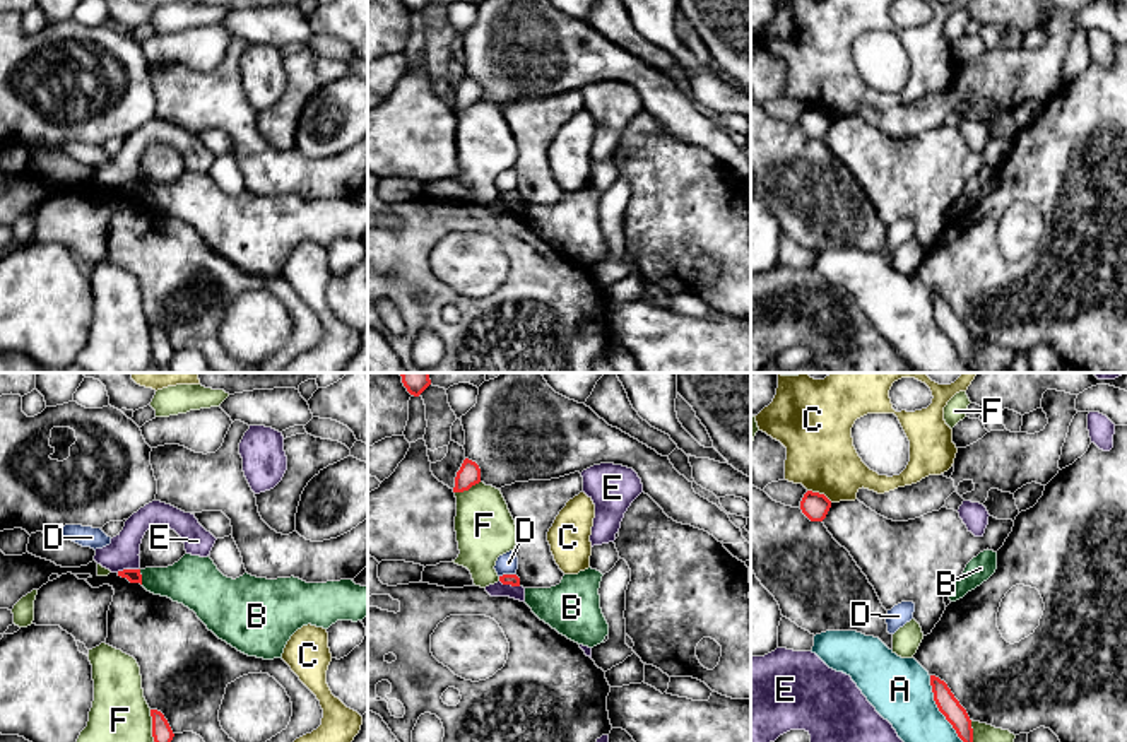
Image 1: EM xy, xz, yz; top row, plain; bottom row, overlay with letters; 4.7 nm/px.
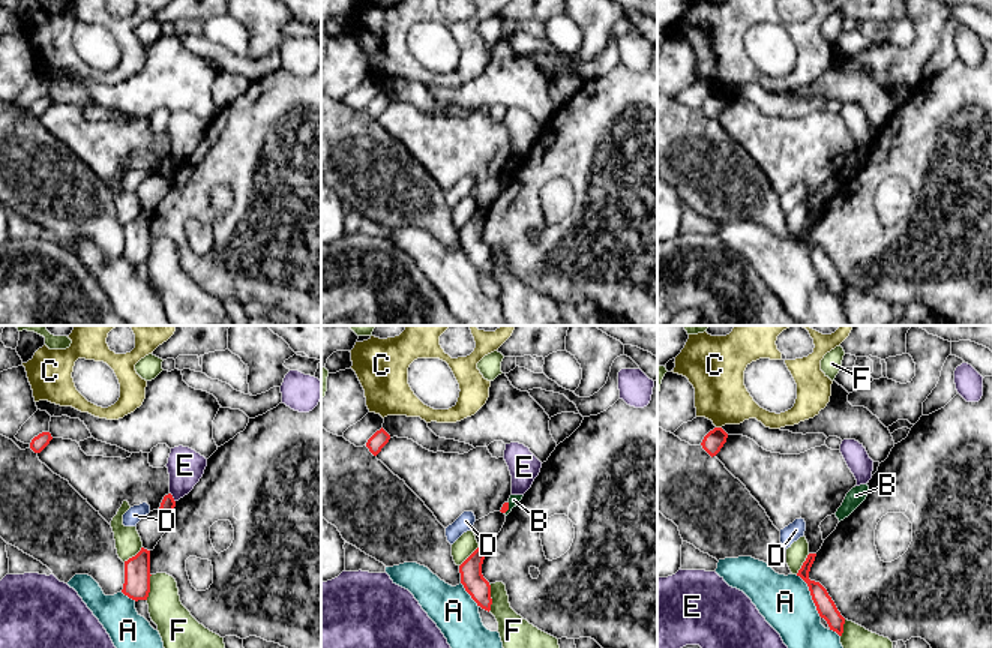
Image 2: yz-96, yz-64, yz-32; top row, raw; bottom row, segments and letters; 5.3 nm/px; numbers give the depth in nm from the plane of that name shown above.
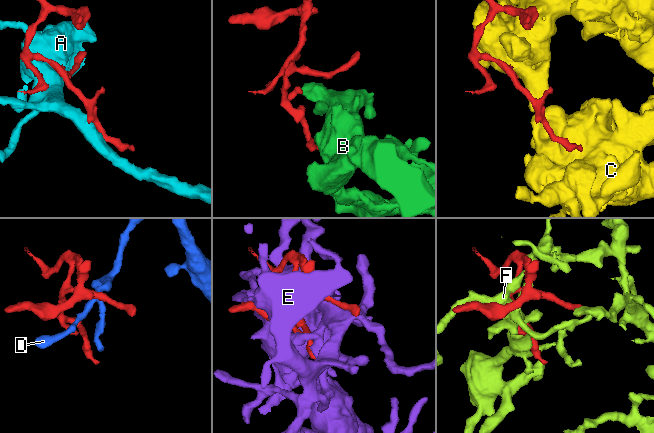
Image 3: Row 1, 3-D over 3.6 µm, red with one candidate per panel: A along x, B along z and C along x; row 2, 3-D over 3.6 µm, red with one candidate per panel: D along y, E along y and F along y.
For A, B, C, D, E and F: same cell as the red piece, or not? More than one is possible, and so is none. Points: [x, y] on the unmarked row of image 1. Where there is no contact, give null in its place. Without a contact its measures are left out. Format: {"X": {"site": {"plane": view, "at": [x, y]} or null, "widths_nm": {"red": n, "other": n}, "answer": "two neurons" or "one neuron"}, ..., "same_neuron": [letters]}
{"A": {"site": {"plane": "yz", "at": [941, 329]}, "widths_nm": {"red": 100, "other": 300}, "answer": "two neurons"}, "B": {"site": {"plane": "xy", "at": [141, 194]}, "widths_nm": {"red": 60, "other": 240}, "answer": "two neurons"}, "C": {"site": {"plane": "yz", "at": [818, 110]}, "widths_nm": {"red": 120, "other": 320}, "answer": "two neurons"}, "D": {"site": {"plane": "xz", "at": [507, 192]}, "widths_nm": {"red": 60, "other": 100}, "answer": "two neurons"}, "E": {"site": {"plane": "xy", "at": [127, 187]}, "widths_nm": {"red": 60, "other": 150}, "answer": "two neurons"}, "F": {"site": {"plane": "xy", "at": [153, 342]}, "widths_nm": {"red": 90, "other": 300}, "answer": "two neurons"}, "same_neuron": []}

